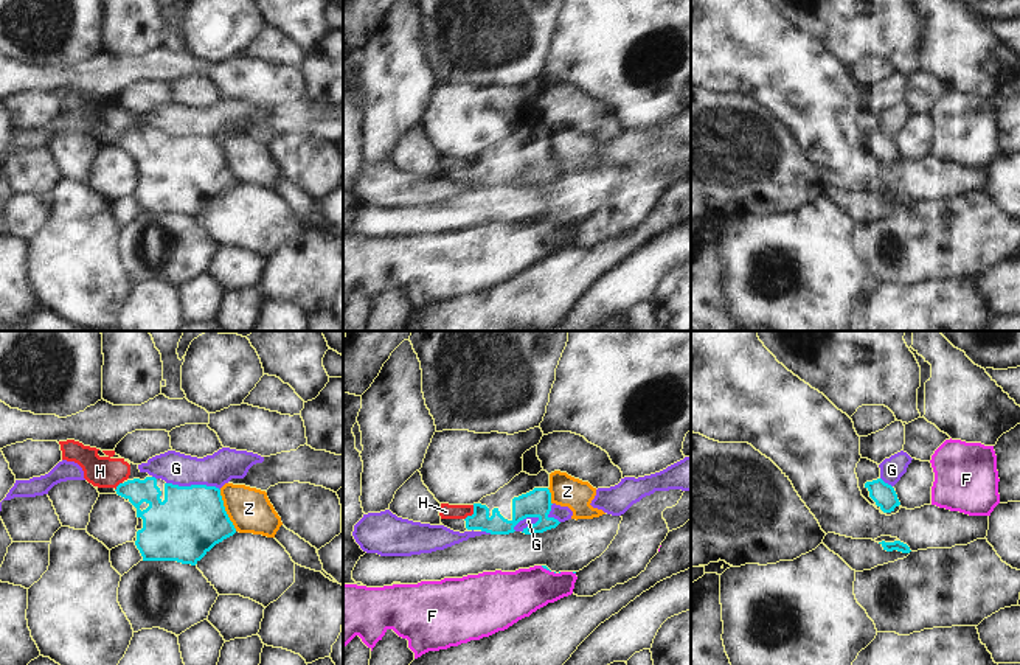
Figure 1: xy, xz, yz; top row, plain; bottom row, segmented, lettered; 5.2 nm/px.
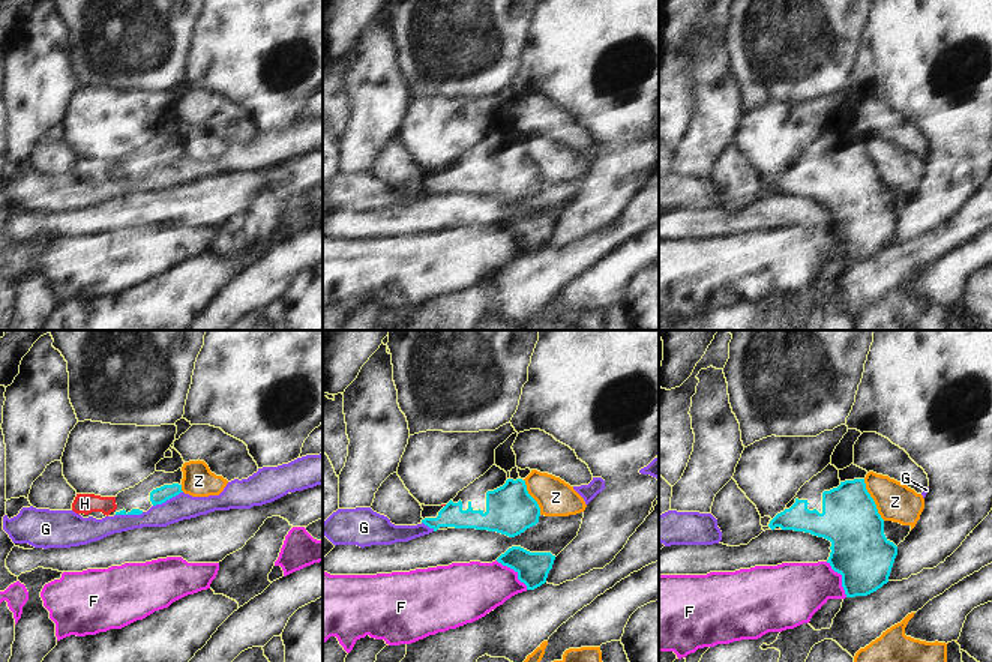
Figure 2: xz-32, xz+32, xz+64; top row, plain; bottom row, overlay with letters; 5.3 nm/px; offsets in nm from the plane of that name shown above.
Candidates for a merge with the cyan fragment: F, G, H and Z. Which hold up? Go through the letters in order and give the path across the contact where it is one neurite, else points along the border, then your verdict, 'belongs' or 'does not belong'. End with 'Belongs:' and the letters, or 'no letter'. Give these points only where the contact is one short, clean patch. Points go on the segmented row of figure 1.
F: border xz (541, 566), (550, 572); does not belong
G: does not belong
H: way xz (522, 508), (510, 524), (474, 513), (446, 511); belongs
Z: does not belong
Belongs: H

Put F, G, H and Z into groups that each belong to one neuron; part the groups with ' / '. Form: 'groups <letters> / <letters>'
groups F / G / H / Z

